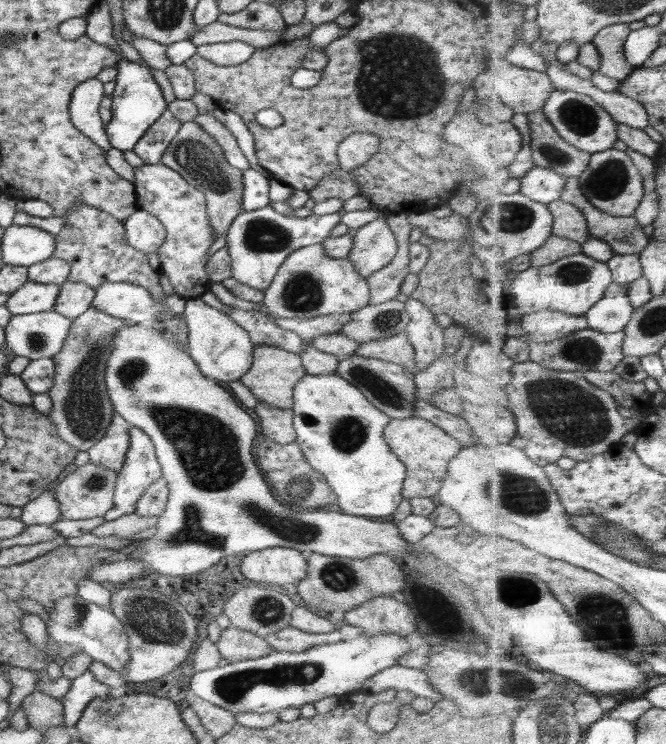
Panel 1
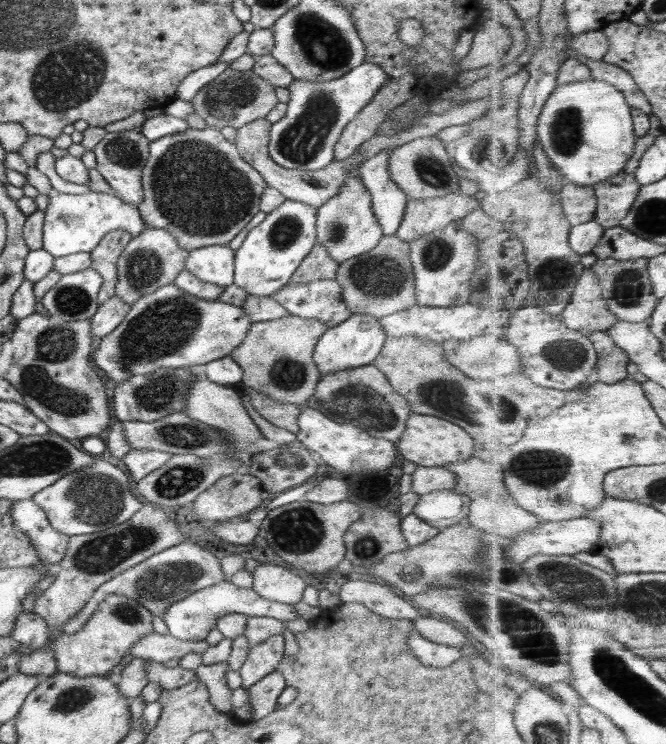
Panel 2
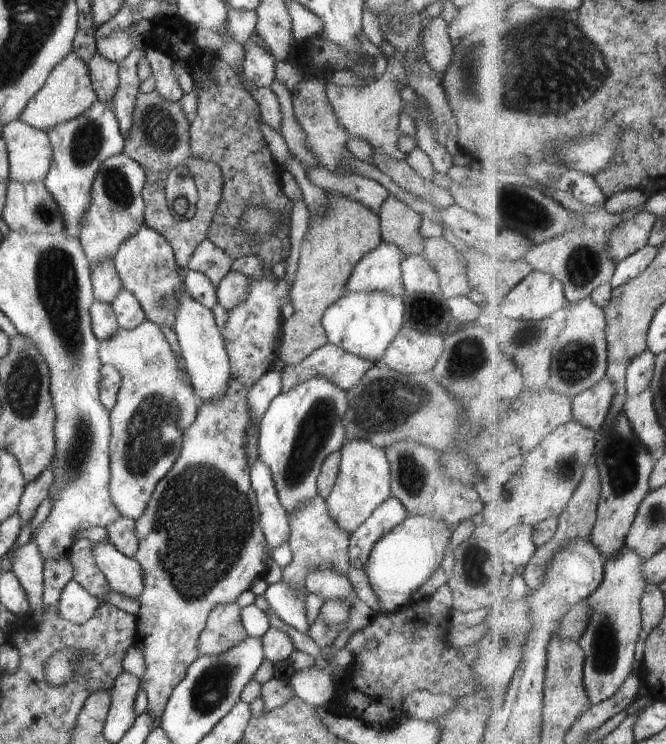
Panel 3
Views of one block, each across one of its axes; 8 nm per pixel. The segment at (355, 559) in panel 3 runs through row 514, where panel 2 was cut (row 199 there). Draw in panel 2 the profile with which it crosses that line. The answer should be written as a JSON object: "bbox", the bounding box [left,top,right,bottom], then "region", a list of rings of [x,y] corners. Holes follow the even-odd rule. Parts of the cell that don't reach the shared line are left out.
{"bbox":[360,148,409,236],"region":[[[387,148],[366,160],[360,168],[360,179],[372,197],[372,211],[385,236],[396,235],[402,223],[409,198],[390,177],[390,153]]]}

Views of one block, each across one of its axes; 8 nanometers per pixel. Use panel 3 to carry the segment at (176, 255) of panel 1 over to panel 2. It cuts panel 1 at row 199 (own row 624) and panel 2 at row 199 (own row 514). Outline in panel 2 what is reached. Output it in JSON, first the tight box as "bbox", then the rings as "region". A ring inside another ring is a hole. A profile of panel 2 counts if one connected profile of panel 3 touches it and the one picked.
{"bbox":[137,127,267,250],"region":[[[215,127],[194,129],[161,136],[149,143],[149,157],[142,172],[144,198],[137,210],[151,228],[164,229],[184,250],[228,245],[259,212],[261,195],[267,189],[264,178],[243,160],[237,146]]]}

